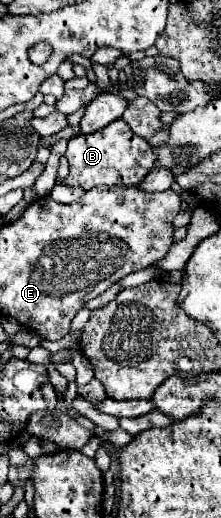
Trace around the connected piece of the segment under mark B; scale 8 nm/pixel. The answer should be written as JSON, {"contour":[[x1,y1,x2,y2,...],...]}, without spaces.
{"contour":[[121,118,111,122,99,132,93,134,79,134,69,140,67,146,67,158,71,164,71,170,61,184,67,186,81,186,85,190,93,186,137,186,149,170,155,166,155,154,149,146,149,142,137,134,131,132,127,122]]}

